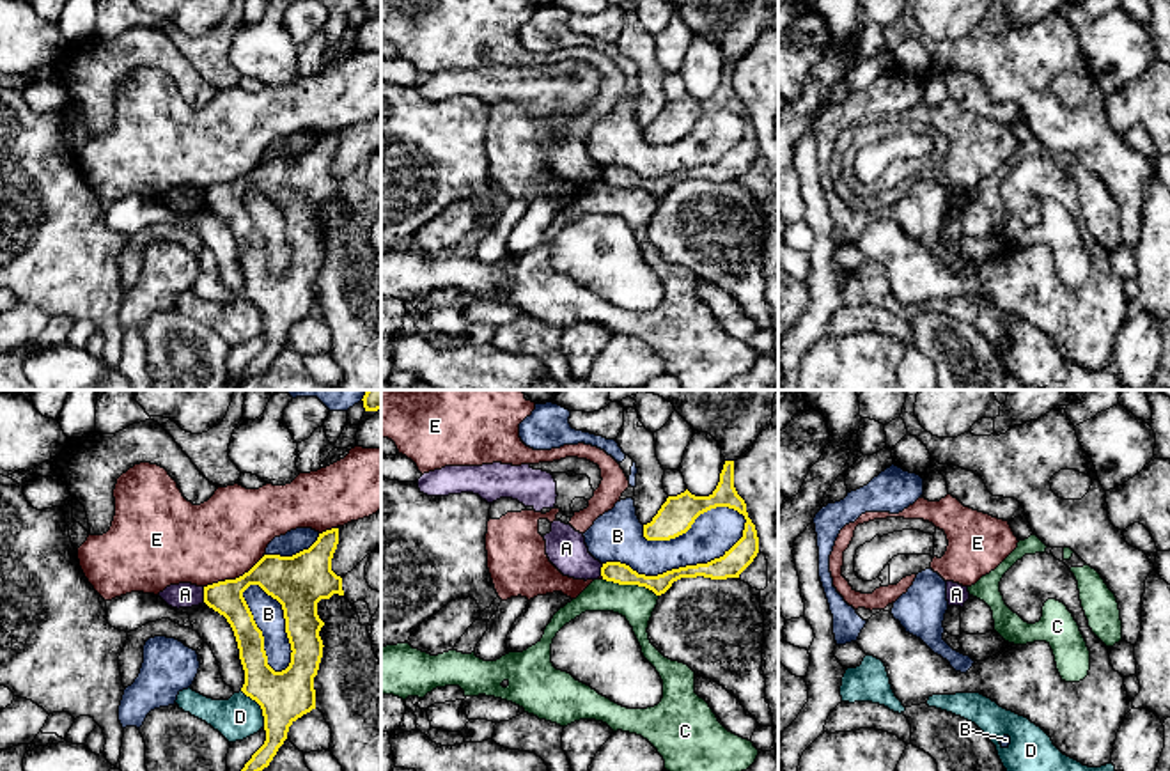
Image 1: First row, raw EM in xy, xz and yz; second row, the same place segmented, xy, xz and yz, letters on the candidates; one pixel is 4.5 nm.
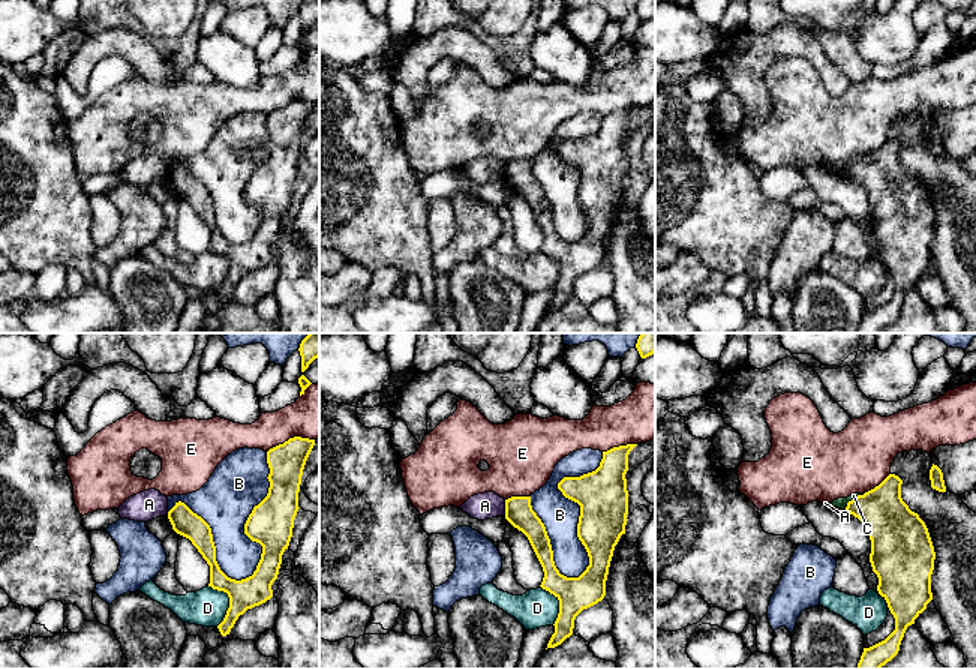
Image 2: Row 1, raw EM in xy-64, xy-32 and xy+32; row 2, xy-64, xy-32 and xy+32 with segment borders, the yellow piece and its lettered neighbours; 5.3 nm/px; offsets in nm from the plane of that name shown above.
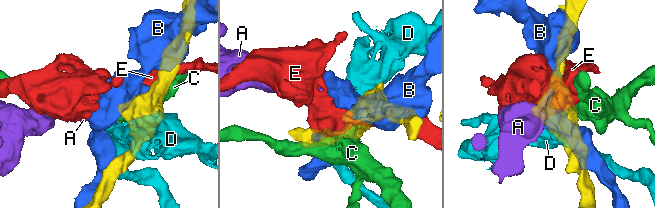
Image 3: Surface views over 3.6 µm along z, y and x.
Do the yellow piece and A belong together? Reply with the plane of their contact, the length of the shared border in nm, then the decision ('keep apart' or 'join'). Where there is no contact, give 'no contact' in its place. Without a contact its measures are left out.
meets yellow in xy; contact 70 nm long; keep apart

